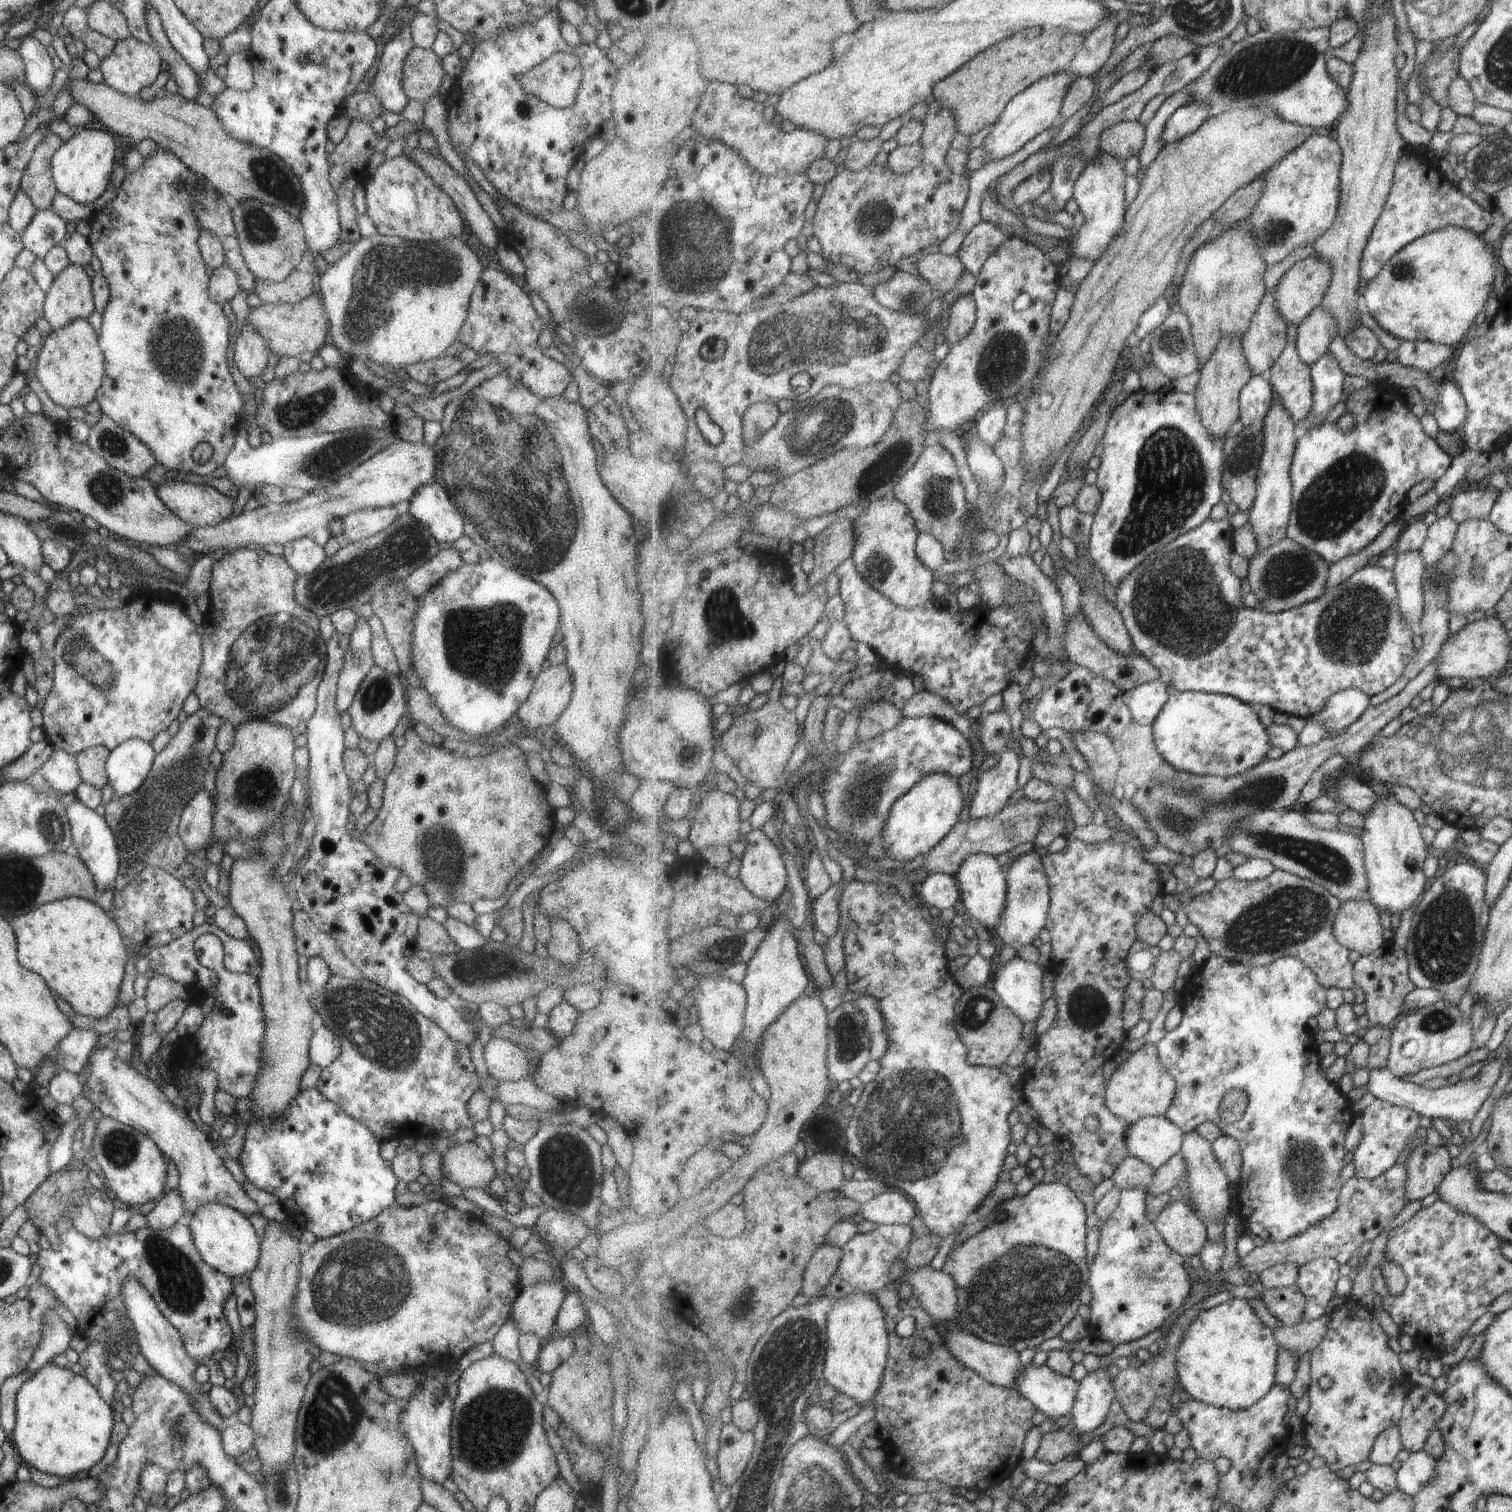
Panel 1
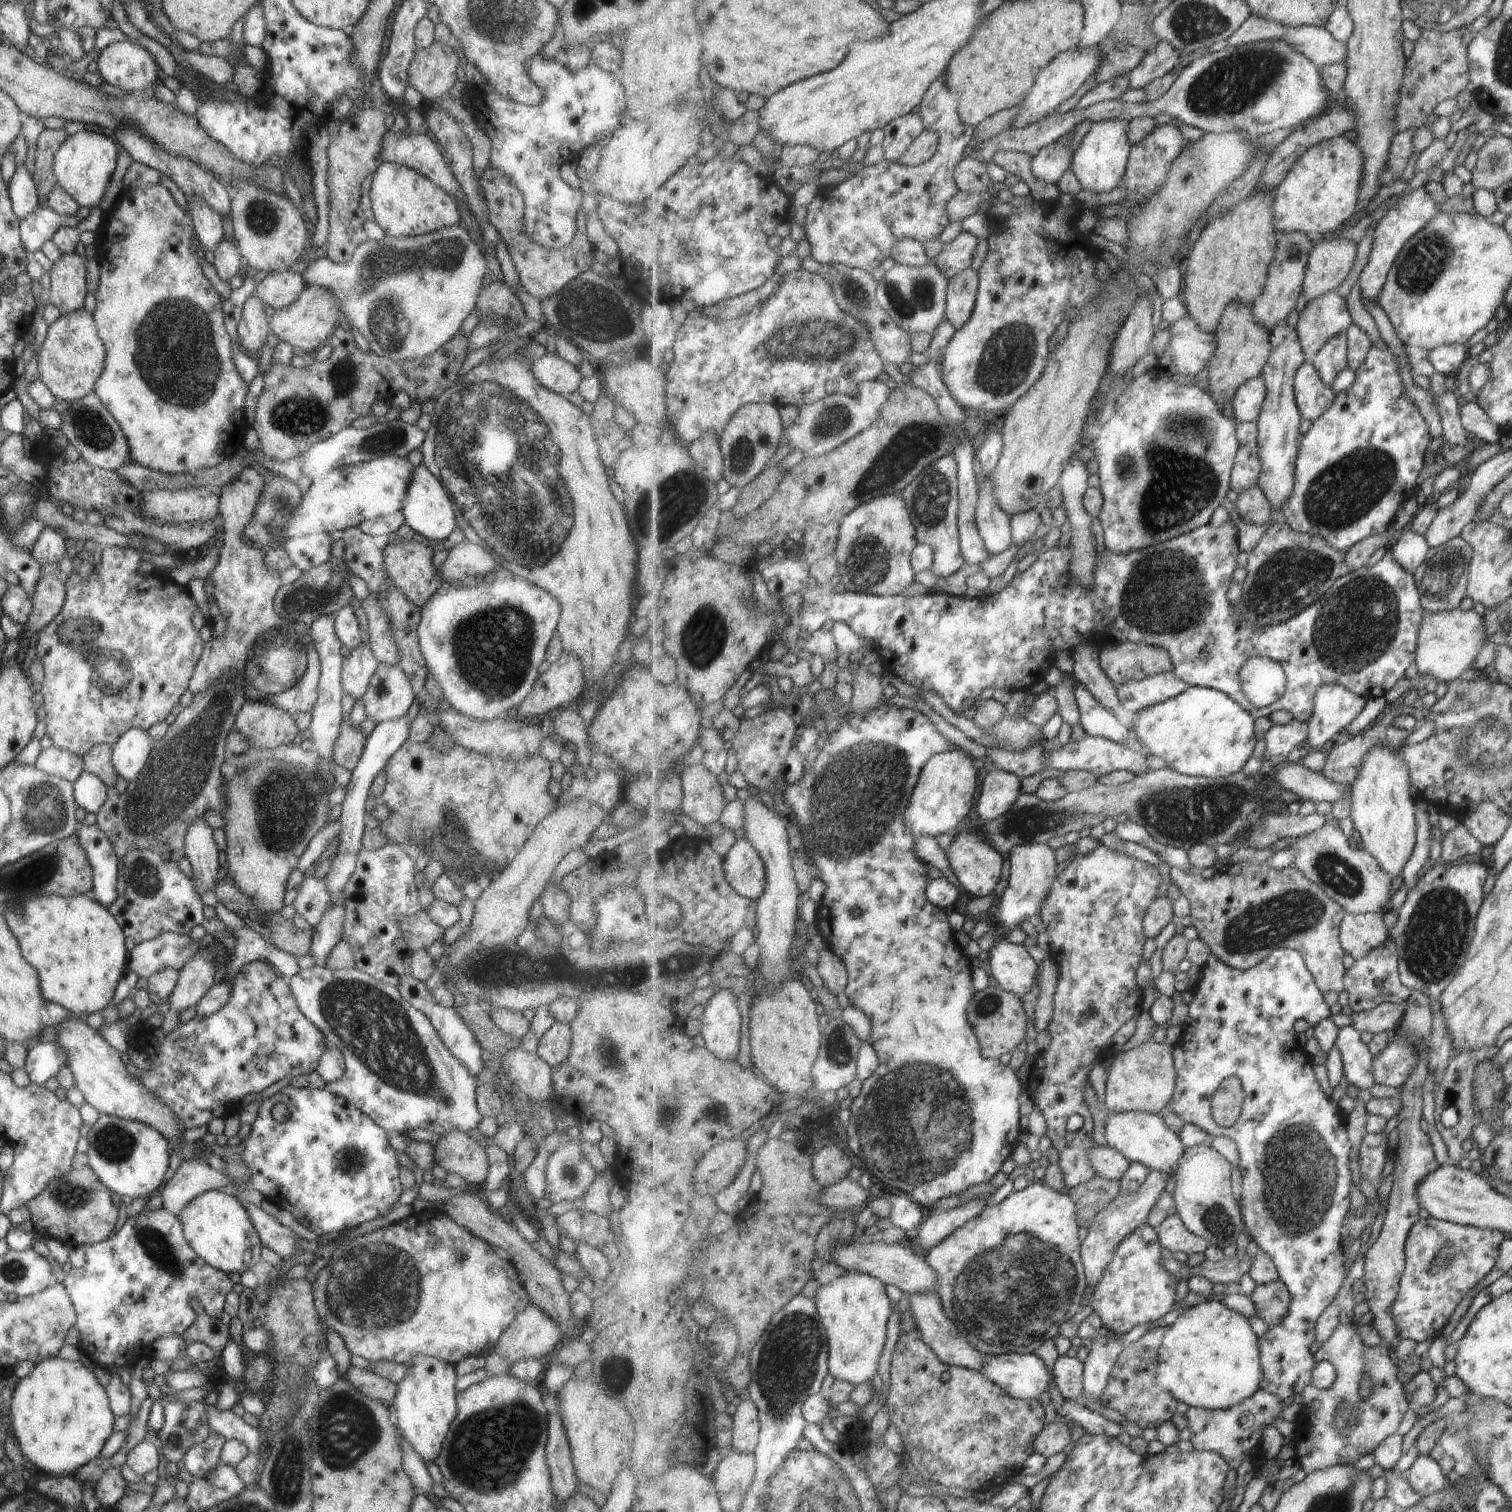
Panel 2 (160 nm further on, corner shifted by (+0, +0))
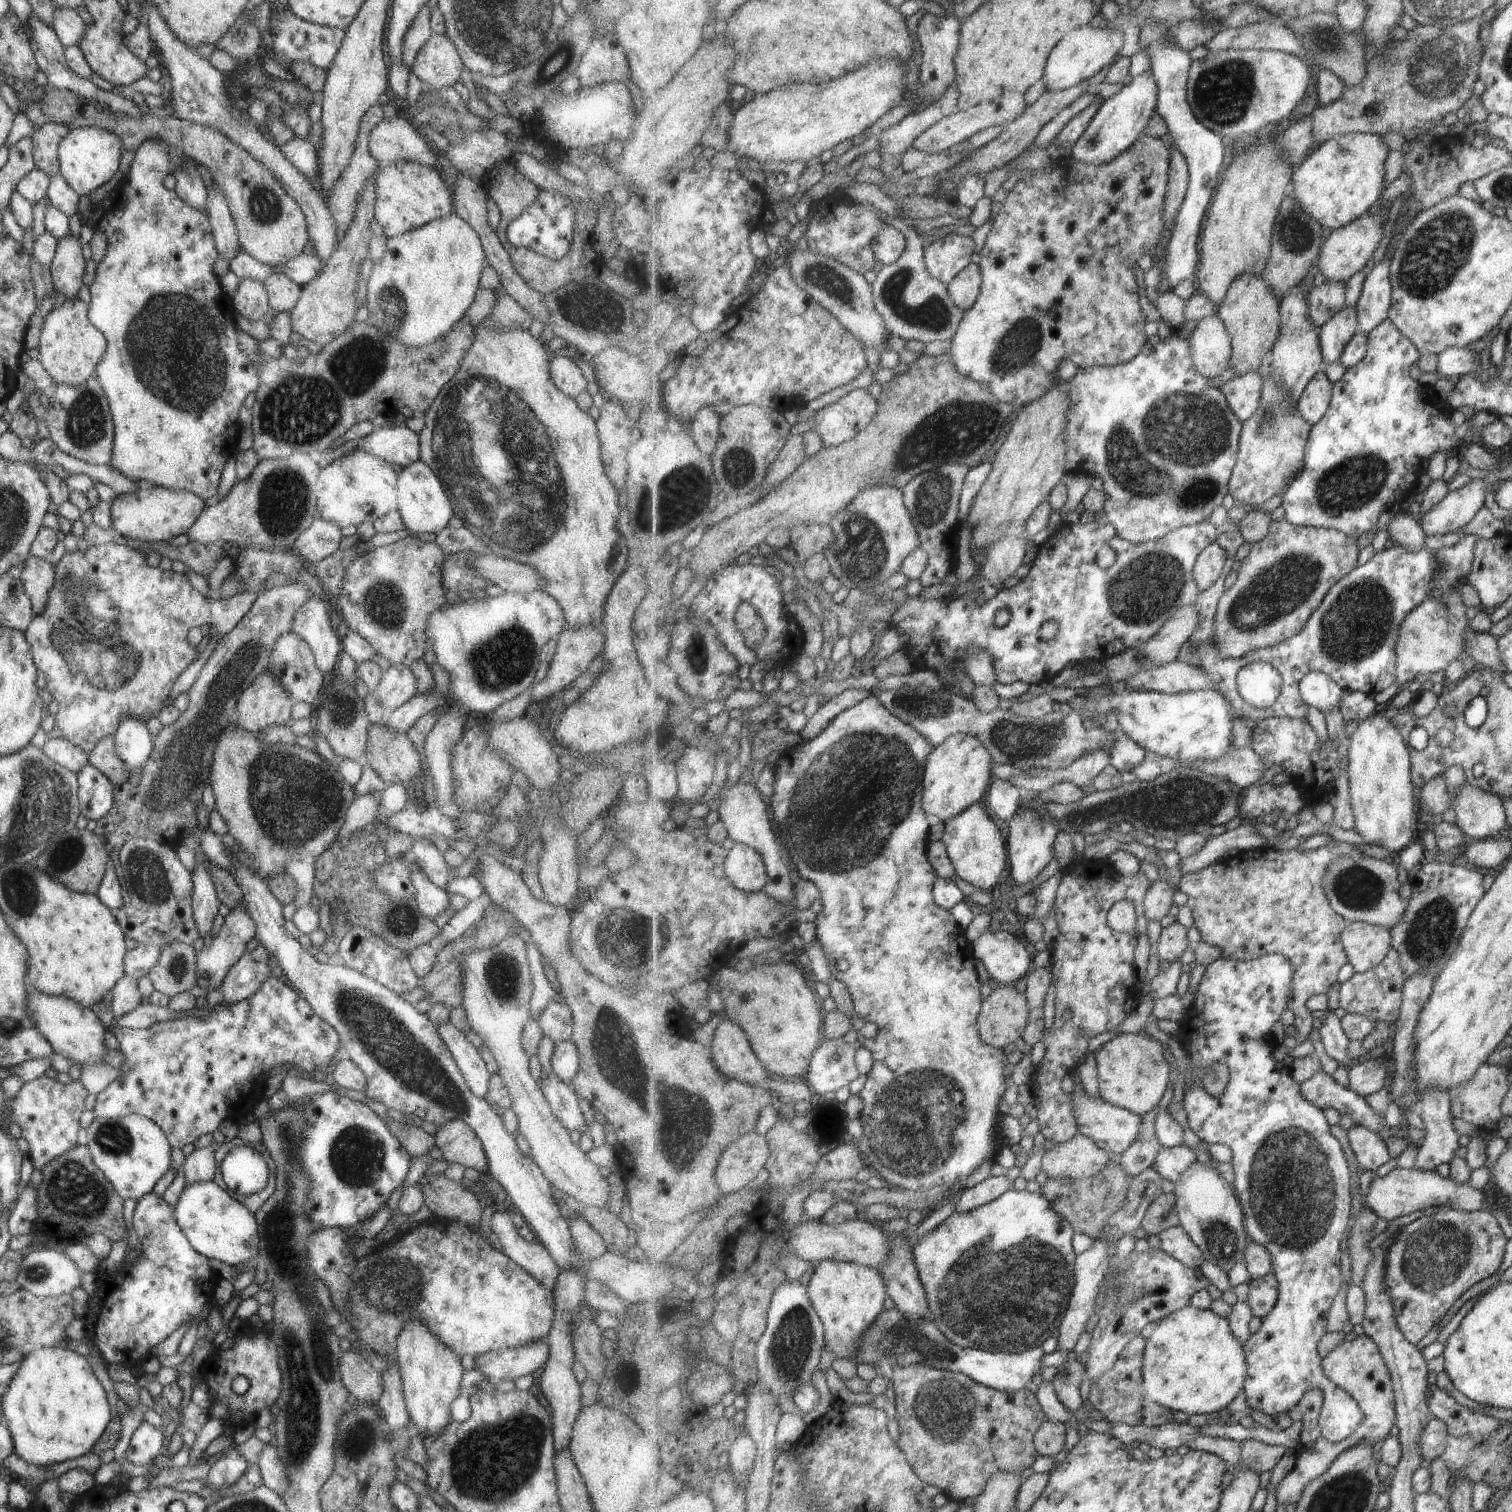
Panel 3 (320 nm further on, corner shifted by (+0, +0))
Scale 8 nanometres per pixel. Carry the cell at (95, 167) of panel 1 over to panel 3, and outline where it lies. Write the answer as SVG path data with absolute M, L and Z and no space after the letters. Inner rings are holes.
M99 127L68 129L58 144L58 174L65 179L78 197L88 195L117 172L121 145L117 135Z

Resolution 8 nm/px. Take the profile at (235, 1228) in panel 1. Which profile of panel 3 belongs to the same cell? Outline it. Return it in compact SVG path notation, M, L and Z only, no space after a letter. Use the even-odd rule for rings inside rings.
M212 1180L184 1184L172 1209L191 1248L205 1258L225 1262L227 1266L257 1260L259 1234L253 1214Z

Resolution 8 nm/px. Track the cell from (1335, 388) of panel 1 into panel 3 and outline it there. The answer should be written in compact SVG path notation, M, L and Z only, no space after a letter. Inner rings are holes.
M1345 305L1319 328L1322 353L1326 363L1339 363L1343 349L1359 331L1356 309Z

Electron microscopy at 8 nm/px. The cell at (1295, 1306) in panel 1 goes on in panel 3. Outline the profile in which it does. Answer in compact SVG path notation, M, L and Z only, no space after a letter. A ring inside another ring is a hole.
M1273 1272L1260 1279L1249 1280L1248 1303L1254 1316L1265 1318L1278 1300L1279 1287Z

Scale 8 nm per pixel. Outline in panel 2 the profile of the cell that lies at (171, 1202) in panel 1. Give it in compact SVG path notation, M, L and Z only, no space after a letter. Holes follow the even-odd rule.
M185 1159L171 1179L161 1185L162 1207L179 1217L180 1210L199 1193L235 1183L229 1172L213 1169L204 1159Z

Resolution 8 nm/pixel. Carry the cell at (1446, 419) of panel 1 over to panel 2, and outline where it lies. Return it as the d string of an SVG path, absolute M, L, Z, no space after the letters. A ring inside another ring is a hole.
M1461 402L1458 407L1458 415L1463 428L1474 434L1479 440L1489 444L1497 442L1502 432L1500 428L1489 420L1484 410L1479 405L1469 402Z

